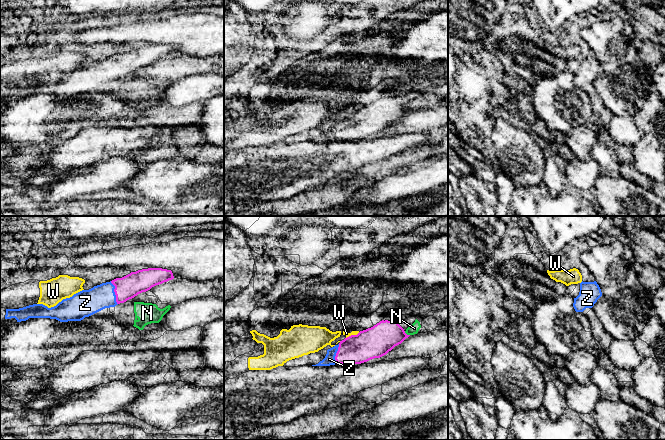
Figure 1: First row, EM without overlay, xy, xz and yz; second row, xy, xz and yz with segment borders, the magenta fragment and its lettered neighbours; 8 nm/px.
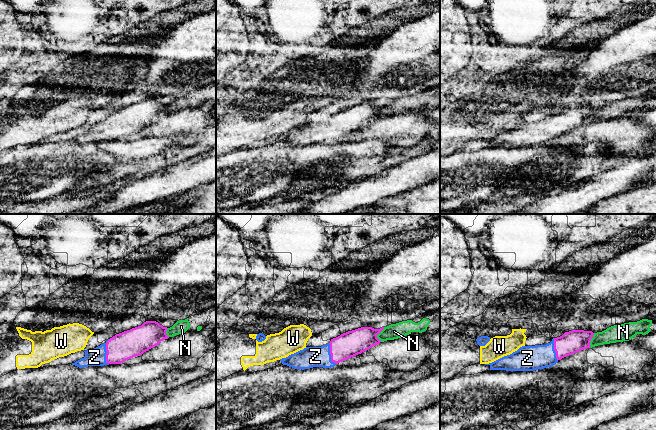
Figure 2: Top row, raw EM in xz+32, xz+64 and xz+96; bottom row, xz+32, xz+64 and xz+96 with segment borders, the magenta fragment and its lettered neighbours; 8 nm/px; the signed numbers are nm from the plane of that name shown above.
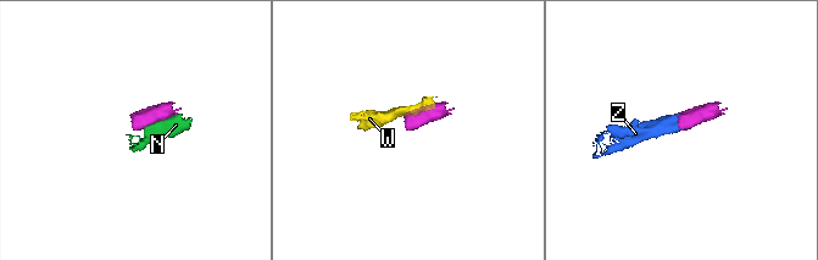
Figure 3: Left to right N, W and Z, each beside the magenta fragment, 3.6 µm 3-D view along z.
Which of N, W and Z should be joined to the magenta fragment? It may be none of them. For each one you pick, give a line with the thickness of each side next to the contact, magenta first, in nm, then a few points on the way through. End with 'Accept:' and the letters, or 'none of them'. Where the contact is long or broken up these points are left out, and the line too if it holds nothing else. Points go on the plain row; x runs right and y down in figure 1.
Z: Thickness 190 nm (magenta) against 200 nm. Path across: xy (129, 62), (115, 69), (86, 78)
Accept: Z

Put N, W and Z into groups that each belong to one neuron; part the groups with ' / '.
N / W / Z

